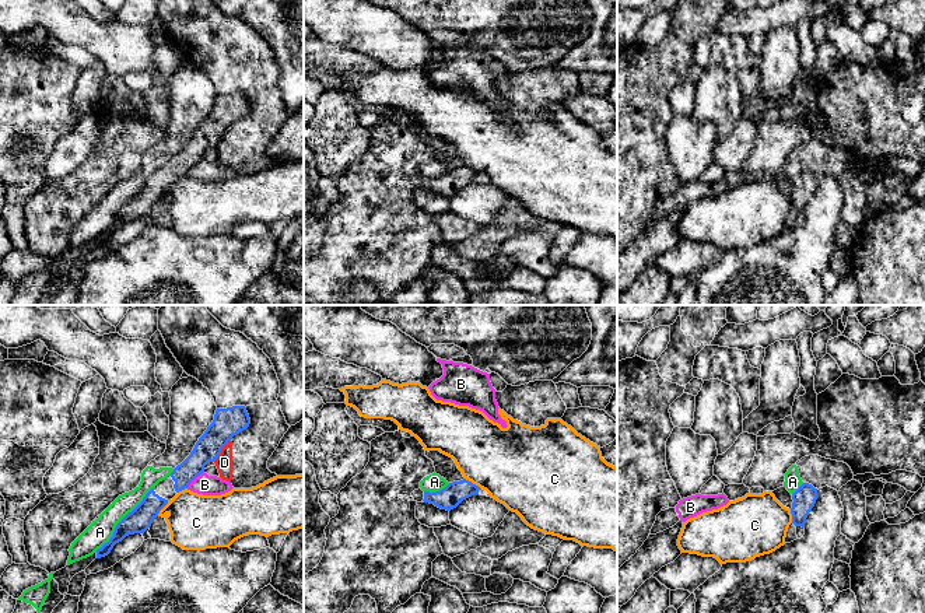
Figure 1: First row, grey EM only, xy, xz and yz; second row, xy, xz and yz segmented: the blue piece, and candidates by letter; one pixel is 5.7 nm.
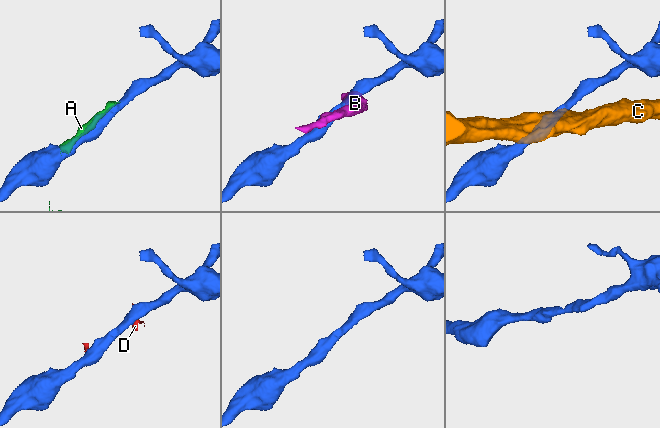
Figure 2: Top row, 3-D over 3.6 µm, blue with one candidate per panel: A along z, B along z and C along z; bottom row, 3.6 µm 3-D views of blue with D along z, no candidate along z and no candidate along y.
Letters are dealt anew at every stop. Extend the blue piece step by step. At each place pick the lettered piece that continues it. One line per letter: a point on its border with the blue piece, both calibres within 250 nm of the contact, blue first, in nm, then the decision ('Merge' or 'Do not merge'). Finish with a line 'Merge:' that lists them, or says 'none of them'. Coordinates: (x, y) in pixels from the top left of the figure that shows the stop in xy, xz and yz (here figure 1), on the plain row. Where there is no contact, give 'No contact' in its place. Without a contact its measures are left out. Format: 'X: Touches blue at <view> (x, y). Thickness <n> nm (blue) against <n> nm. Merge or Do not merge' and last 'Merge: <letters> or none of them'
A: Touches blue at xy (121, 207). Thickness 140 nm (blue) against 140 nm. Do not merge
B: Touches blue at xy (195, 164). Thickness 150 nm (blue) against 120 nm. Do not merge
C: Touches blue at xz (472, 170). Thickness 130 nm (blue) against 420 nm. Do not merge
D: Touches blue at xy (220, 137). Thickness 160 nm (blue) against 100 nm. Do not merge
Merge: none of them

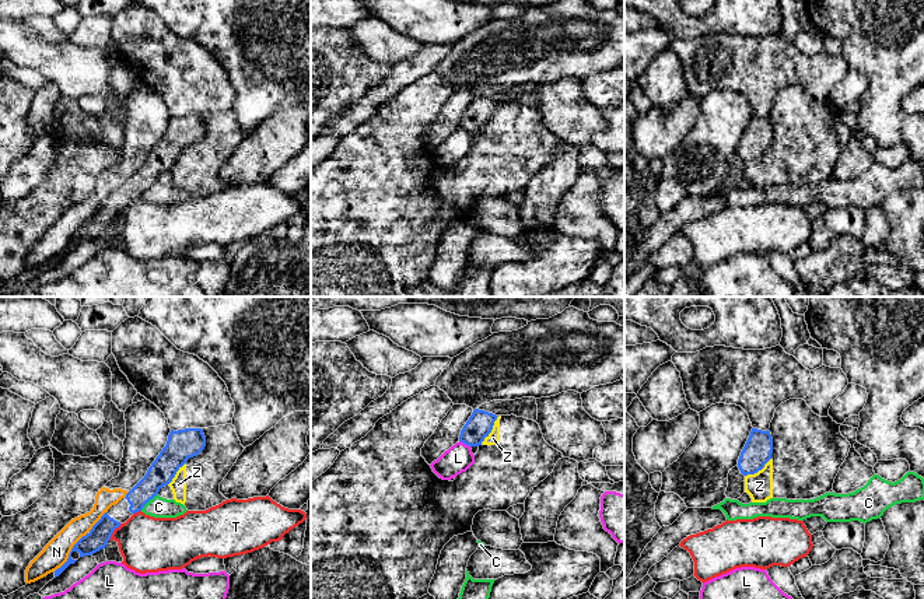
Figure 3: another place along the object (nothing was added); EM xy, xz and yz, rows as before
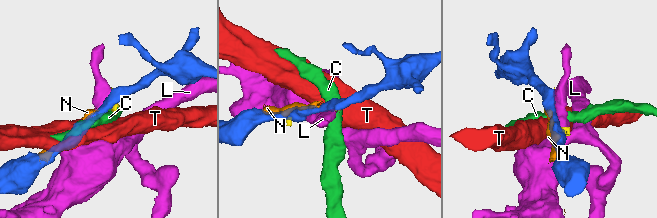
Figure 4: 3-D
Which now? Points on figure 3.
C: Touches blue at xy (149, 186). Thickness 150 nm (blue) against 120 nm. Do not merge
L: Touches blue at xz (465, 130). Thickness 150 nm (blue) against 160 nm. Do not merge
N: Touches blue at xy (77, 228). Thickness 120 nm (blue) against 150 nm. Do not merge
T: Touches blue at xy (112, 219). Thickness 120 nm (blue) against 320 nm. Do not merge
Z: Touches blue at xz (492, 115). Thickness 150 nm (blue) against 70 nm. Do not merge
Merge: none of them

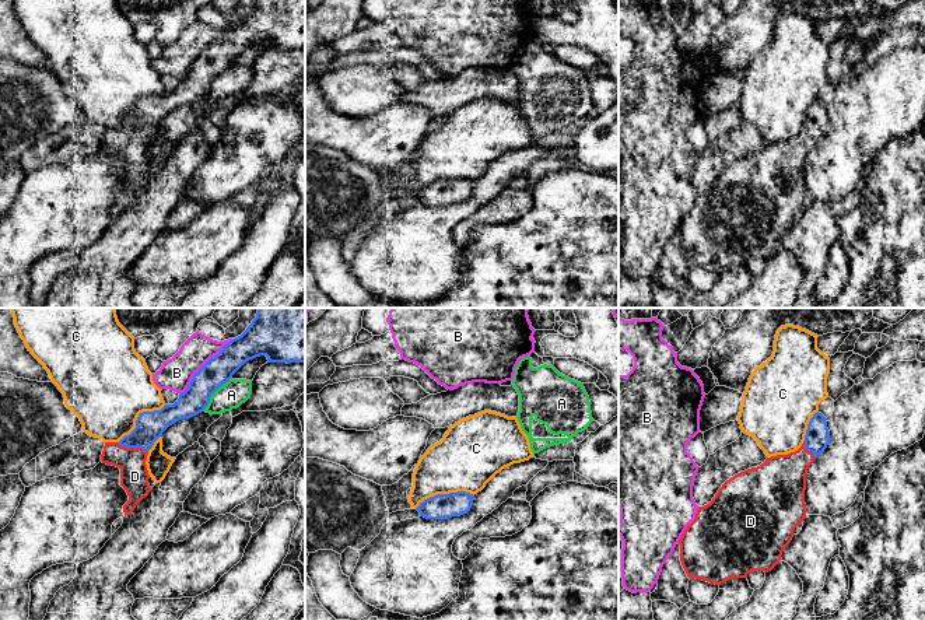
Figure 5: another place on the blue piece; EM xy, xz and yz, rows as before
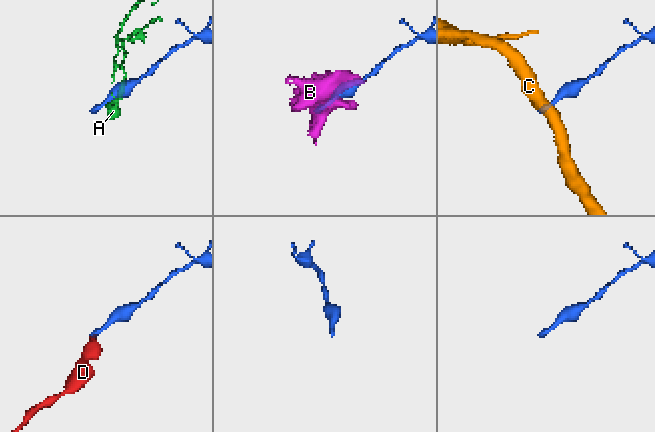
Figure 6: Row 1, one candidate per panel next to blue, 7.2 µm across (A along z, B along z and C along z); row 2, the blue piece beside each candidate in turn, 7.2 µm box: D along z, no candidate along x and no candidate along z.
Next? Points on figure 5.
A: Touches blue at xy (213, 79). Thickness 170 nm (blue) against 160 nm. Do not merge
B: Touches blue at xy (203, 52). Thickness 170 nm (blue) against 190 nm. Do not merge
C: Touches blue at xz (444, 181). Thickness 140 nm (blue) against 360 nm. Do not merge
D: Touches blue at xy (133, 133). Thickness 160 nm (blue) against 160 nm. Merge
Merge: D

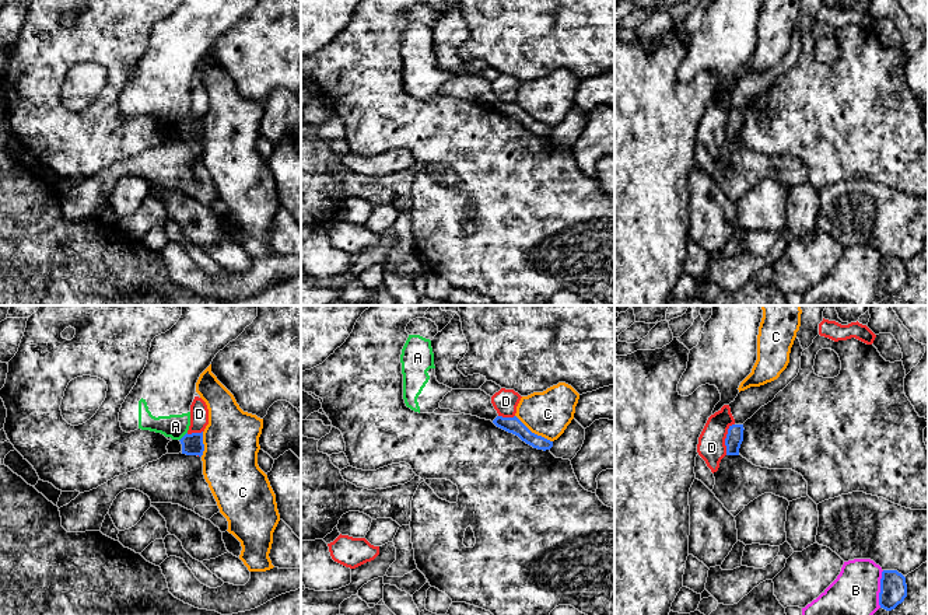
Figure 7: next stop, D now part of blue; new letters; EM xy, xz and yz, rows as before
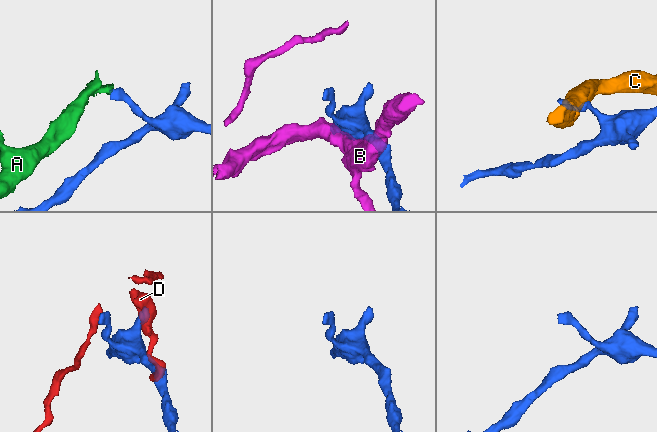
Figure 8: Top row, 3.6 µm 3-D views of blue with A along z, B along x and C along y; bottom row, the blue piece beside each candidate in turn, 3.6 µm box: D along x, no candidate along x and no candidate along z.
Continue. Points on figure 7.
A: Touches blue at xy (184, 122). Thickness 130 nm (blue) against 140 nm. Do not merge
B: Touches blue at yz (881, 275). Thickness 160 nm (blue) against 320 nm. Do not merge
C: Touches blue at xz (533, 119). Thickness 100 nm (blue) against 260 nm. Do not merge
D: Touches blue at yz (725, 125). Thickness 100 nm (blue) against 160 nm. Do not merge
Merge: none of them

